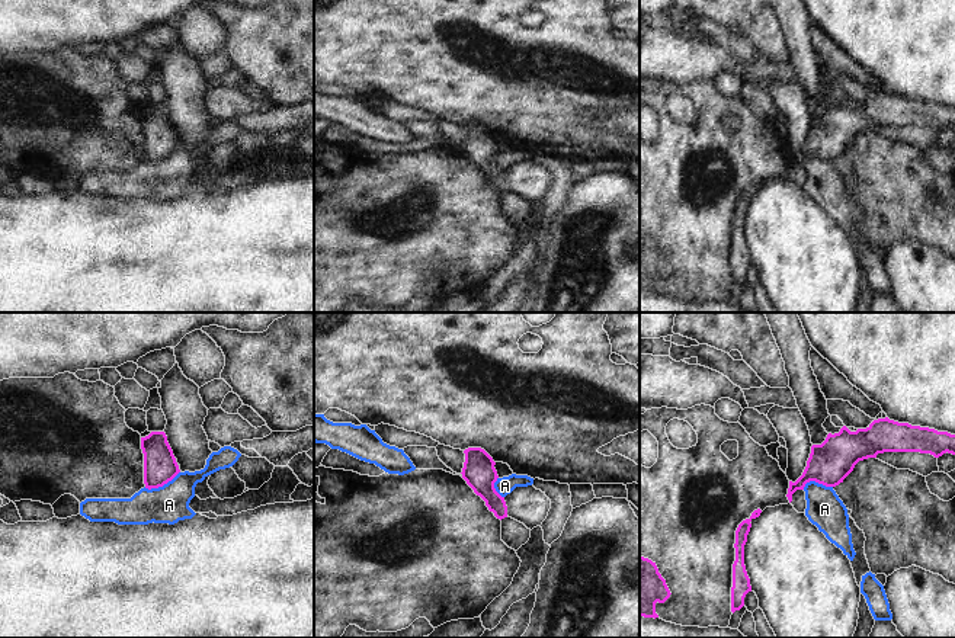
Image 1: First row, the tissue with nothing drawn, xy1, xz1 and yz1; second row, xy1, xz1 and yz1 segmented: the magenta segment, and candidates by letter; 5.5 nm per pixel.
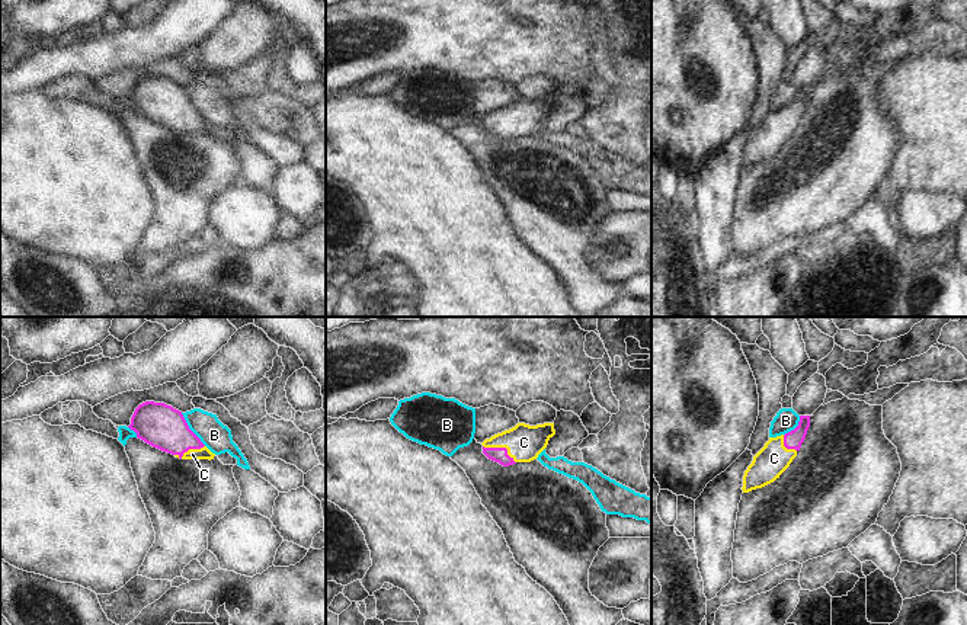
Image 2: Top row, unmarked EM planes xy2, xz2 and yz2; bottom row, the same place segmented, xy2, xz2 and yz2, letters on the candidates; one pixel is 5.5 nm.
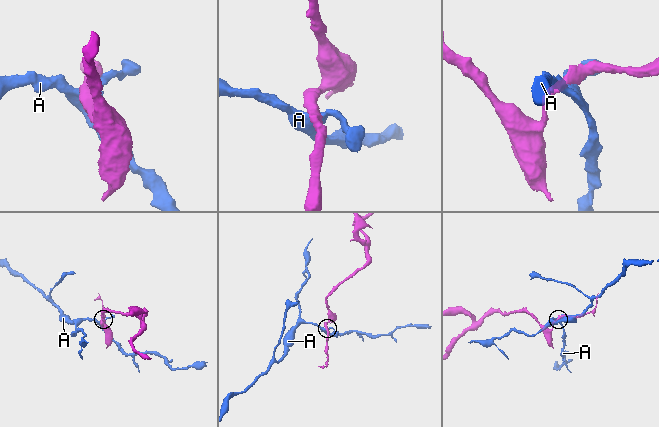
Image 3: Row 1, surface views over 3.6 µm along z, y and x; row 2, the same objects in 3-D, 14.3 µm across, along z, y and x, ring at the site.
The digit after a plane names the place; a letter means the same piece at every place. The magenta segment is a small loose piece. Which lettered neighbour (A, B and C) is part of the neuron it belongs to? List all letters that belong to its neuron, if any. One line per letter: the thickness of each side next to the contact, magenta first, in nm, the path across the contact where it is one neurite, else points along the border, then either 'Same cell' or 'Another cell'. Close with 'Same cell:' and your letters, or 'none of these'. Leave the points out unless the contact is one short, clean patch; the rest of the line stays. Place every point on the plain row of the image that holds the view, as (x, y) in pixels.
A: Thickness 190 nm (magenta) against 200 nm. Boundary: xy1 (179, 146), (162, 160), (144, 162). Another cell
B: Thickness 240 nm (magenta) against 160 nm. Boundary: xy2 (181, 87), (188, 102), (205, 119). Another cell
C: Thickness 80 nm (magenta) against 200 nm. Path across: xz2 (499, 130), (502, 122), (524, 117). Same cell
Same cell: C

